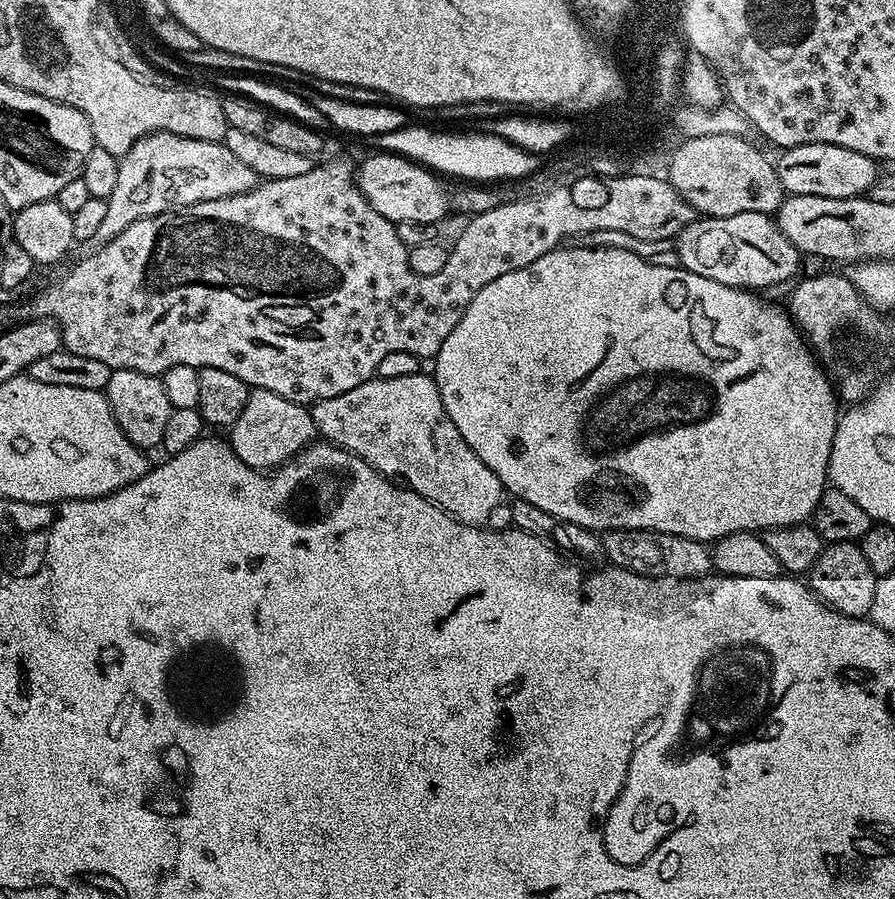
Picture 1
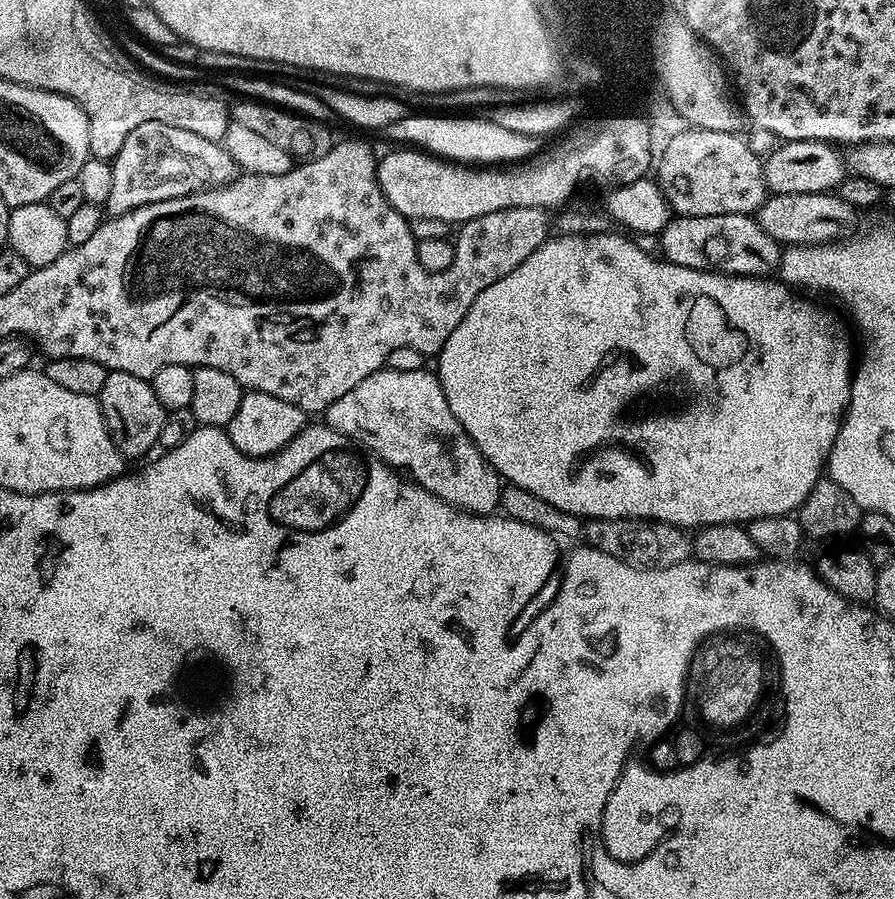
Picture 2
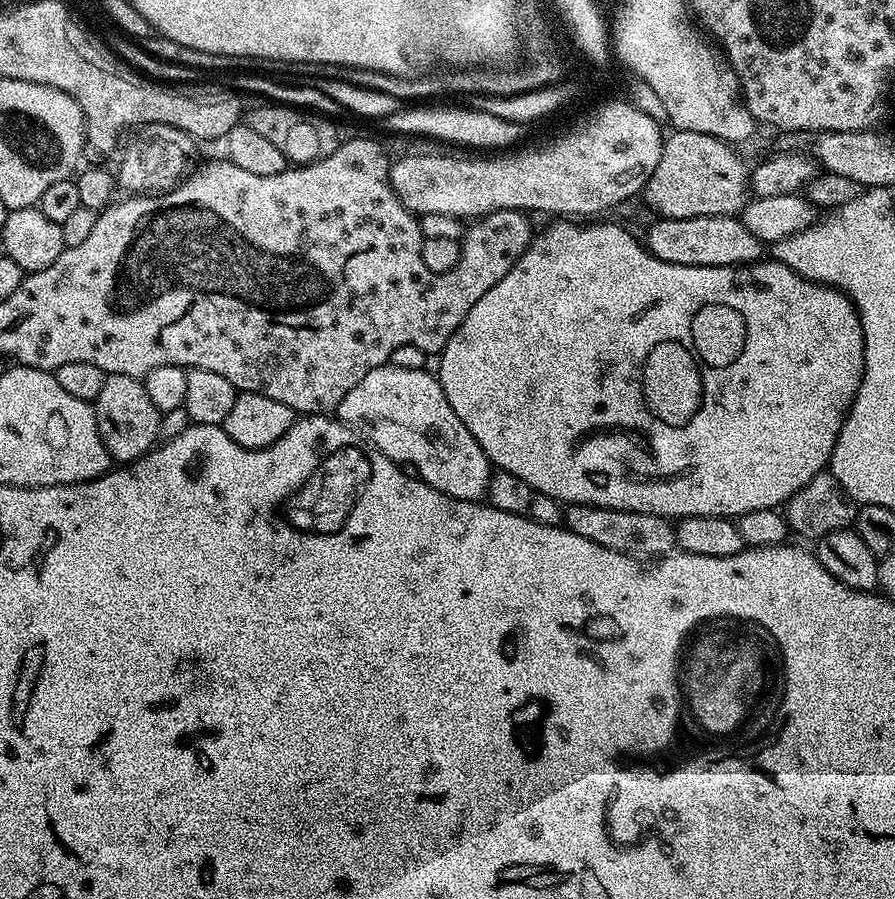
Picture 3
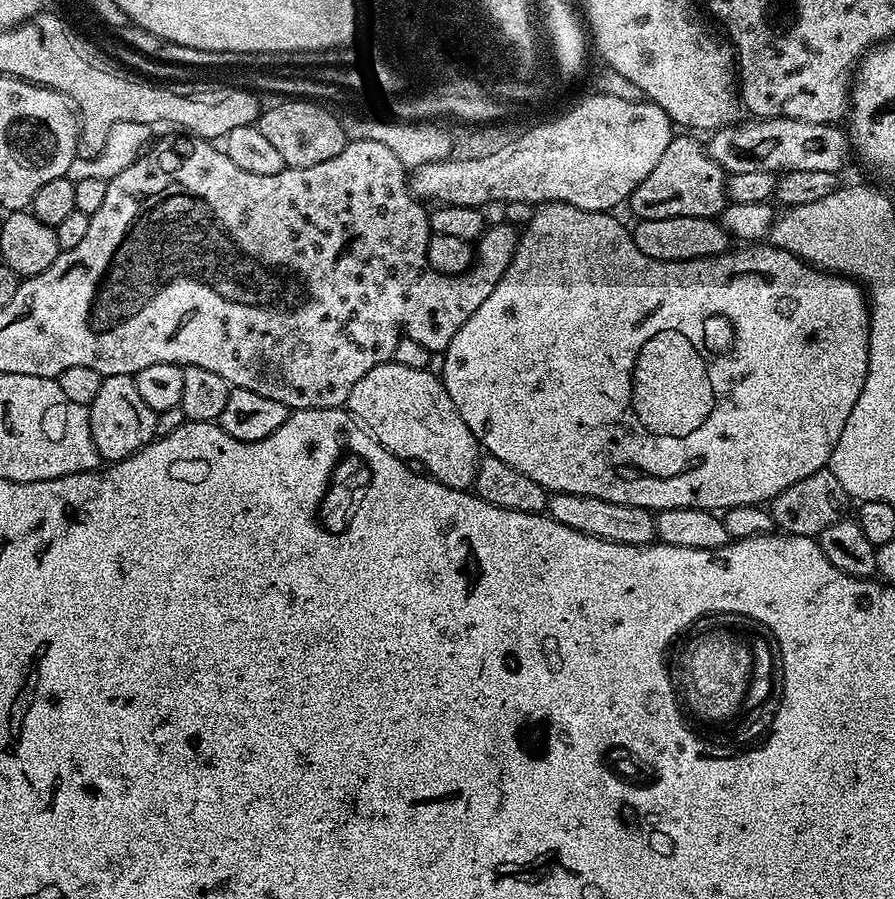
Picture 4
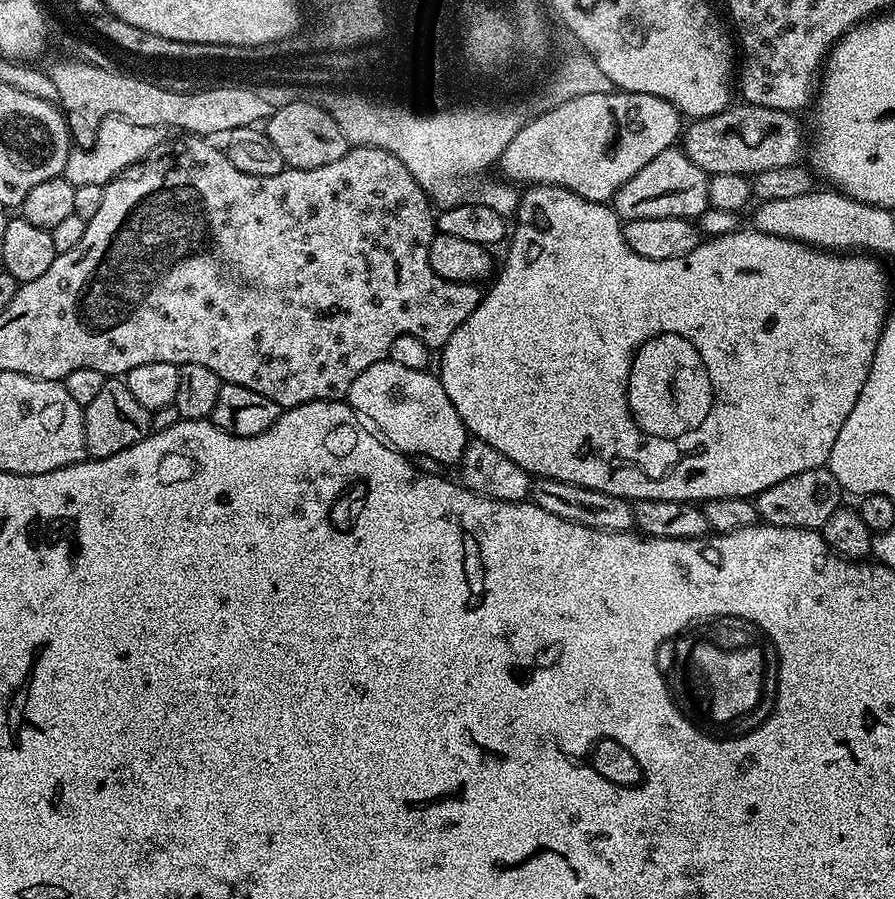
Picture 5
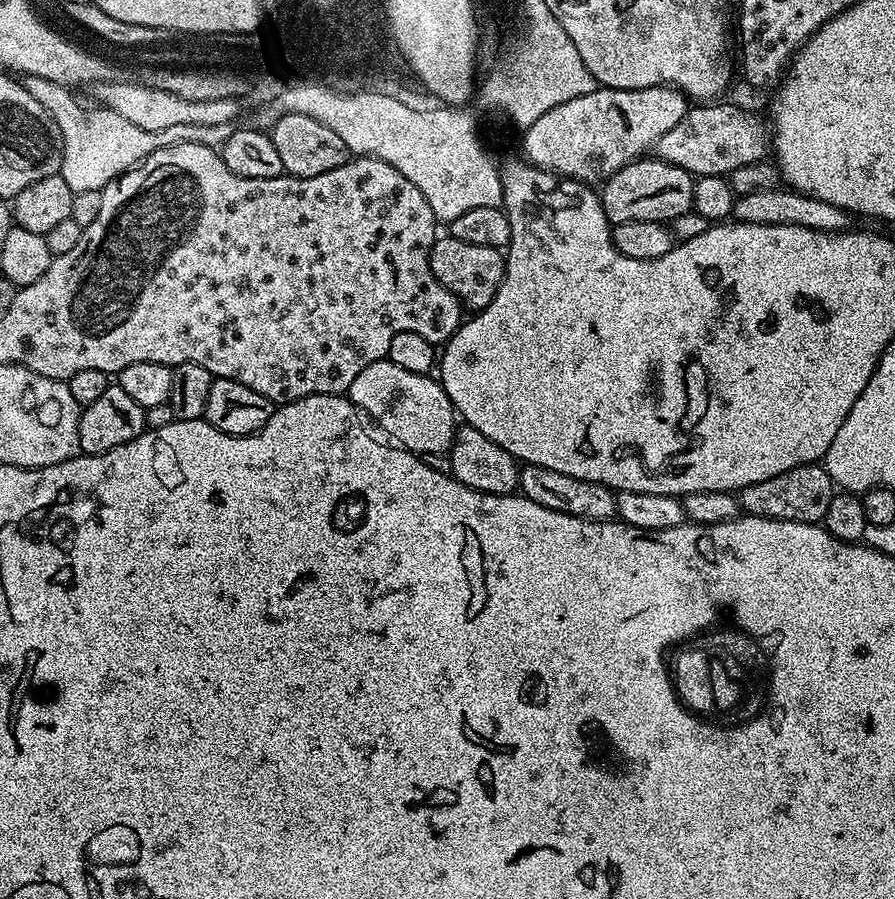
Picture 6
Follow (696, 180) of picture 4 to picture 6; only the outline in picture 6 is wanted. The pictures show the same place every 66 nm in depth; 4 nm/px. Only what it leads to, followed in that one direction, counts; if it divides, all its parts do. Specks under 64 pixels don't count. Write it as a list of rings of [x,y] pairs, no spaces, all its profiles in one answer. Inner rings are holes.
[[[641,158],[627,164],[610,179],[603,181],[598,192],[599,207],[608,223],[658,222],[663,224],[678,218],[678,214],[692,211],[696,180],[691,172],[682,170],[665,160]]]

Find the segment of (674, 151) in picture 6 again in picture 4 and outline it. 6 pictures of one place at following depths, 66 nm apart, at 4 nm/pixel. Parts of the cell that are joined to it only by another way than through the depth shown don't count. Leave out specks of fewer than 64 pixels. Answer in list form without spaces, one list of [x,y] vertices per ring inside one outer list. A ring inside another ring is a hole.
[[[781,116],[744,118],[725,128],[718,128],[707,137],[706,147],[714,162],[718,162],[728,174],[747,174],[754,170],[766,170],[777,174],[794,170],[826,170],[840,174],[848,164],[848,156],[850,160],[850,141],[843,127],[818,122],[802,122],[798,118]]]

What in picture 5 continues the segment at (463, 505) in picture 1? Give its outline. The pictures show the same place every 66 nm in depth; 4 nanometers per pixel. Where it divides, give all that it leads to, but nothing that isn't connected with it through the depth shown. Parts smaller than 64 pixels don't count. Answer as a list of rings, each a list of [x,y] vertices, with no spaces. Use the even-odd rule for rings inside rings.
[[[387,358],[379,360],[374,362],[374,366],[366,366],[366,370],[354,378],[346,404],[353,408],[353,413],[361,412],[365,421],[373,420],[379,435],[398,451],[425,456],[436,464],[456,466],[466,450],[470,433],[458,410],[454,410],[454,402],[446,398],[439,375],[432,373],[431,376],[430,373],[428,370],[410,370],[410,366],[398,366],[398,362]]]

